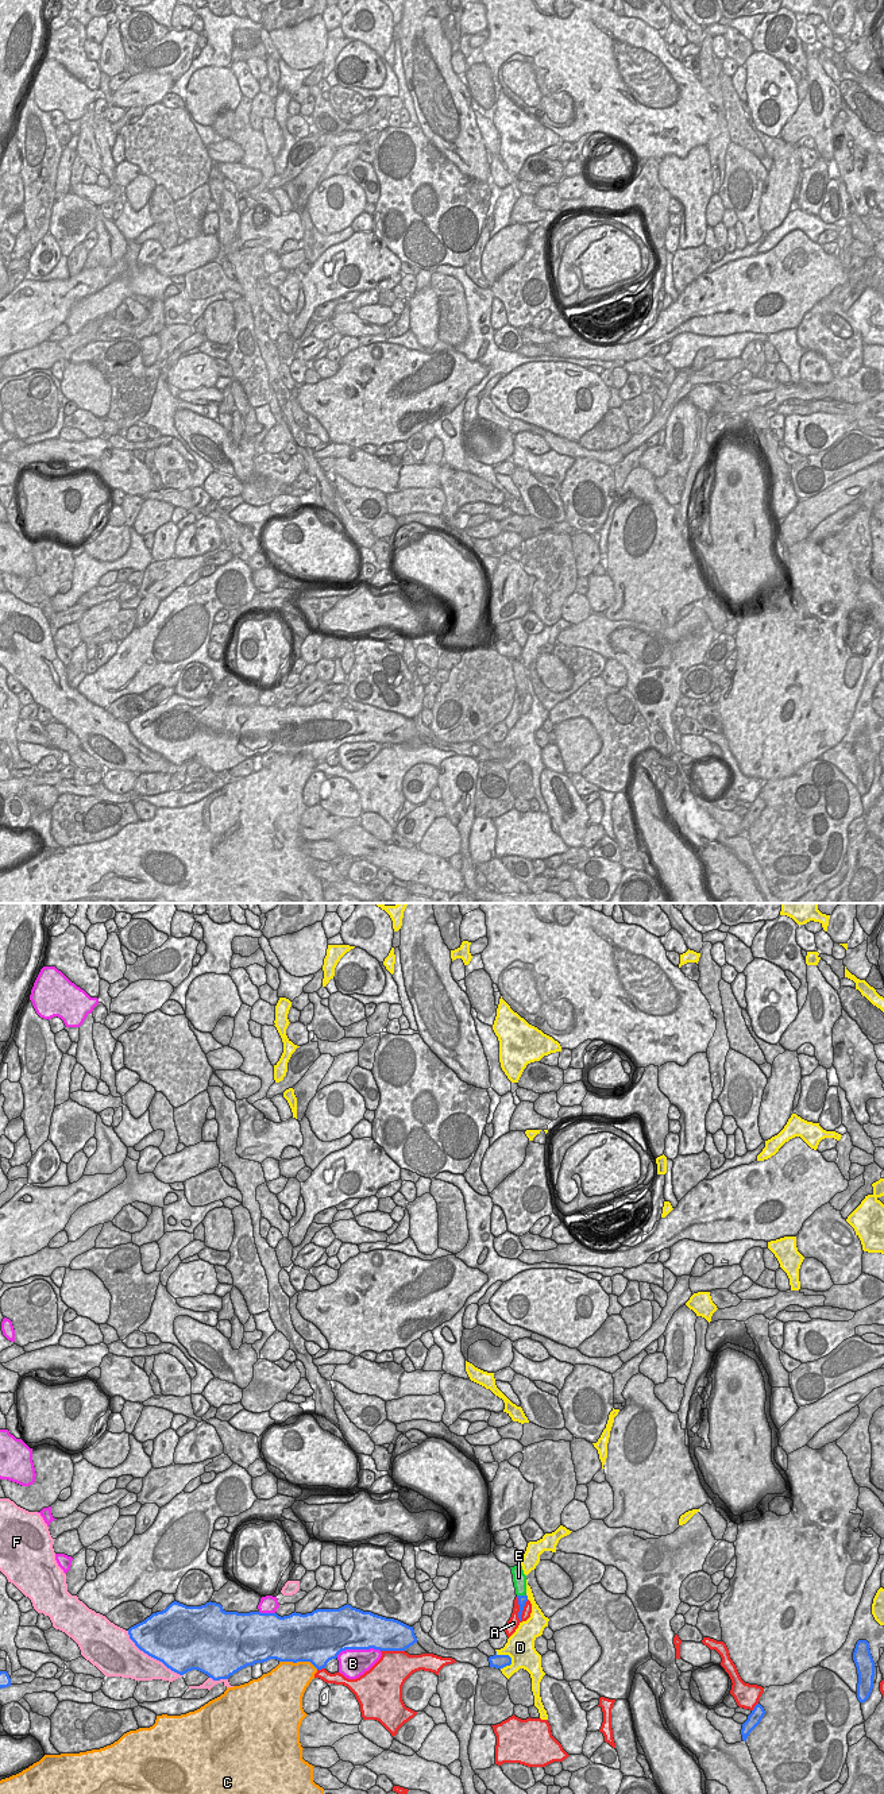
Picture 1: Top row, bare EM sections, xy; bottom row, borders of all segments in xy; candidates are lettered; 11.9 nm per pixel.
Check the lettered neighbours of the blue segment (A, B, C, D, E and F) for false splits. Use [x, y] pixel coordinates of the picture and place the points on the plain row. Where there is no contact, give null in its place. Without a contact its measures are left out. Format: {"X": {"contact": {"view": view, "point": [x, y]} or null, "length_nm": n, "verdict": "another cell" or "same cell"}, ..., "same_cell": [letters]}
{"A": {"contact": {"view": "xy", "point": [520, 702]}, "length_nm": 300, "verdict": "another cell"}, "B": {"contact": {"view": "xy", "point": [358, 741]}, "length_nm": 550, "verdict": "another cell"}, "C": {"contact": {"view": "xy", "point": [298, 753]}, "length_nm": 480, "verdict": "another cell"}, "D": {"contact": {"view": "xy", "point": [505, 748]}, "length_nm": 260, "verdict": "another cell"}, "E": {"contact": {"view": "xy", "point": [521, 689]}, "length_nm": 120, "verdict": "another cell"}, "F": {"contact": {"view": "xy", "point": [153, 749]}, "length_nm": 850, "verdict": "another cell"}, "same_cell": []}

